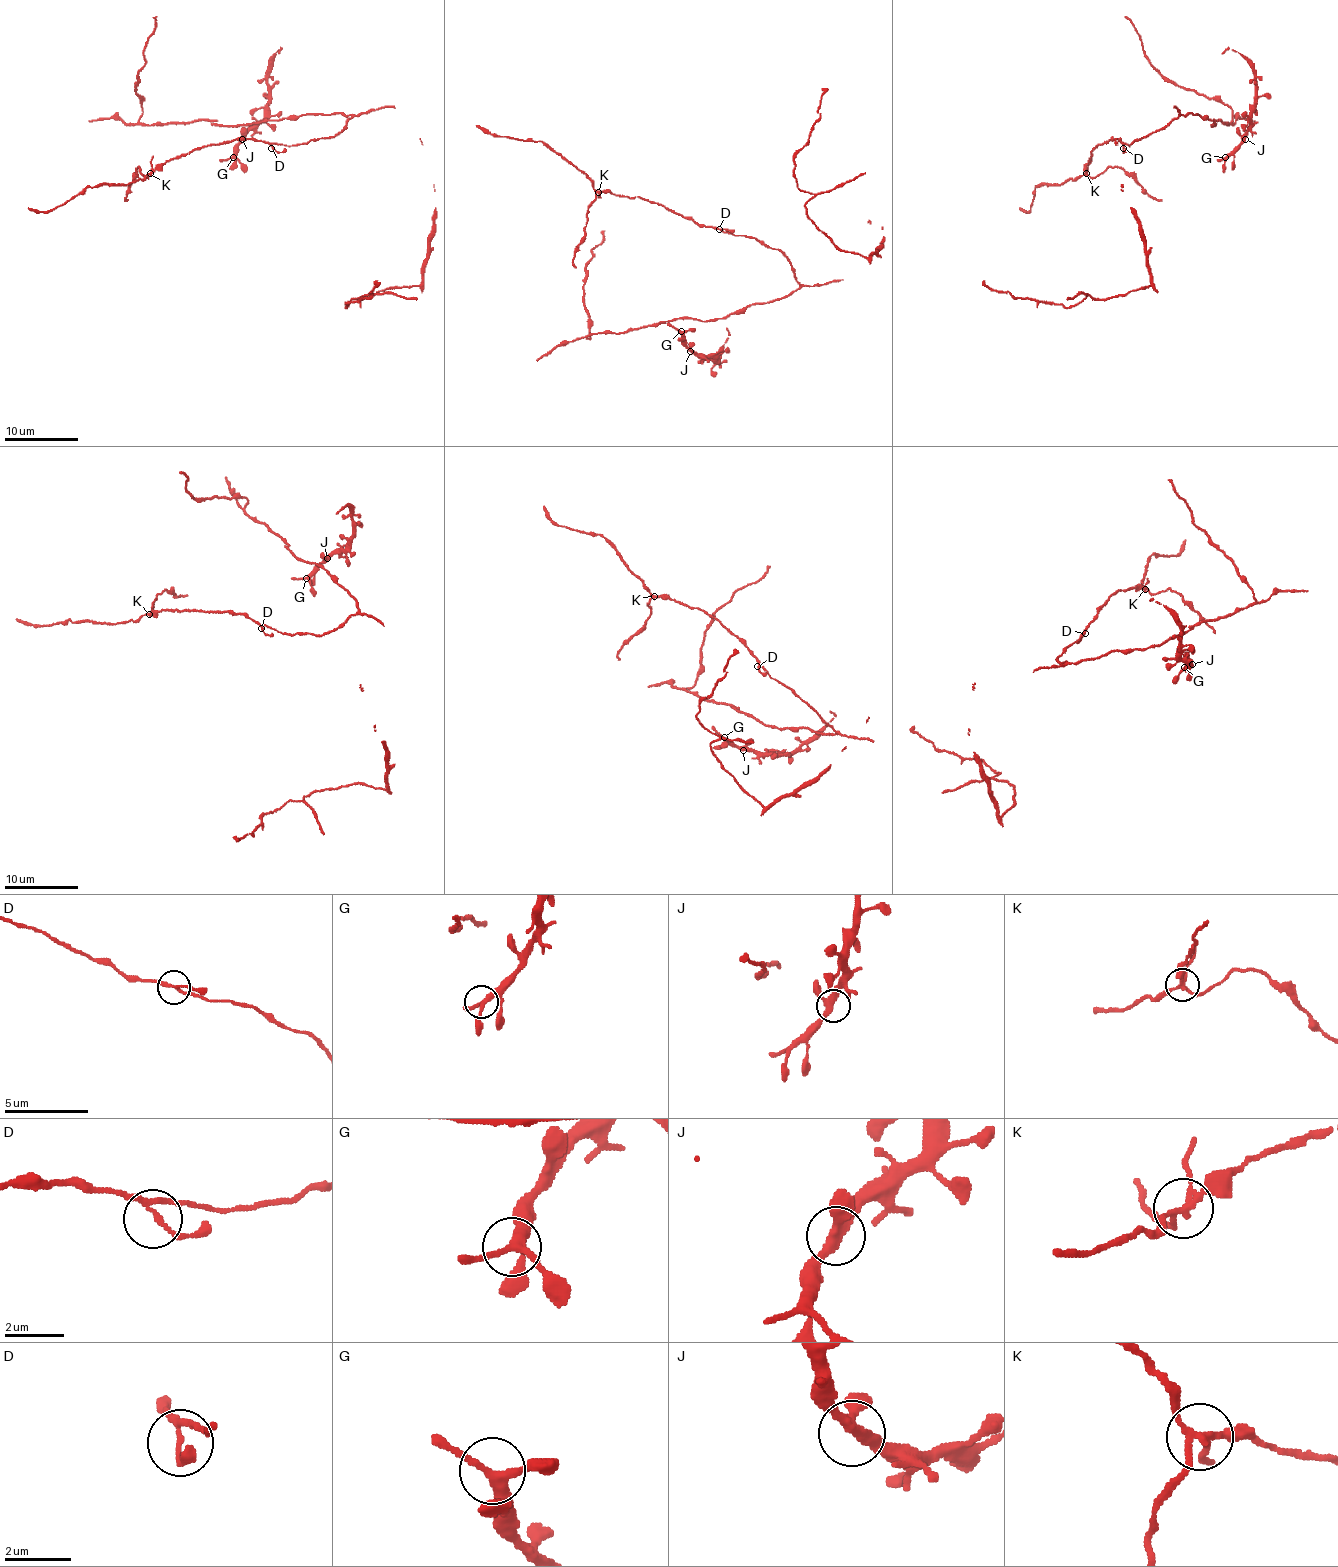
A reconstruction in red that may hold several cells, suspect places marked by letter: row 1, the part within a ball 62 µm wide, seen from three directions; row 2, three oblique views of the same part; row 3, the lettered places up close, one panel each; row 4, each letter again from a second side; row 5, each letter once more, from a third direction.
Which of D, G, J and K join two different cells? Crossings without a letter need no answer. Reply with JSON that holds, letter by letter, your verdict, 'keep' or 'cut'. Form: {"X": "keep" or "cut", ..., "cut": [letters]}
{"D": "keep", "G": "keep", "J": "keep", "K": "cut", "cut": ["K"]}

